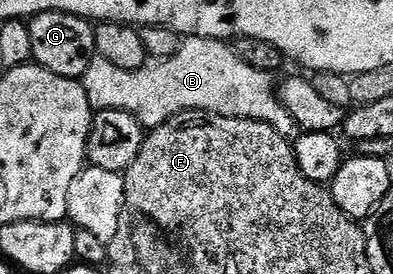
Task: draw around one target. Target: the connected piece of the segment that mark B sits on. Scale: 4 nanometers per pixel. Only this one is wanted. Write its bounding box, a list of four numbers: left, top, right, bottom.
[80,36,298,138]

